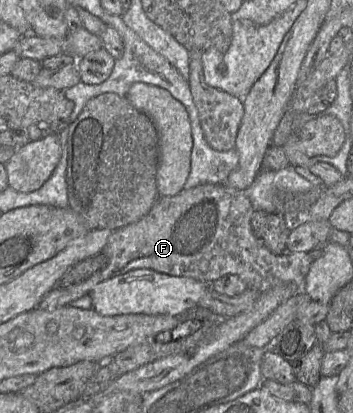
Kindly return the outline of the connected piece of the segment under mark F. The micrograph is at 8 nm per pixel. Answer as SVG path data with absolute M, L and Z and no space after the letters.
M223 183L203 184L203 185L193 187L191 189L187 189L187 190L183 189L174 196L160 197L155 202L155 204L153 205L149 213L145 215L143 218L141 218L137 222L128 224L112 232L111 236L108 239L107 244L102 250L102 253L107 258L107 264L105 265L105 267L96 271L94 274L92 274L86 280L84 280L83 282L79 284L72 285L69 287L55 286L42 298L37 308L42 309L42 310L51 311L58 307L69 305L72 301L80 297L83 297L84 295L88 295L98 283L108 280L112 277L124 274L133 269L152 269L157 272L165 273L171 276L194 278L204 283L212 283L215 280L225 275L236 275L247 284L248 289L254 289L259 292L270 290L274 288L275 286L283 285L285 283L296 283L298 286L301 286L301 290L302 290L302 286L303 286L305 277L312 263L312 259L309 256L308 252L284 252L283 254L273 254L272 252L270 252L264 245L262 245L257 240L257 238L253 234L253 231L251 228L251 217L254 211L255 209L252 205L252 202L247 196L245 191L240 191L235 188L228 187Z

